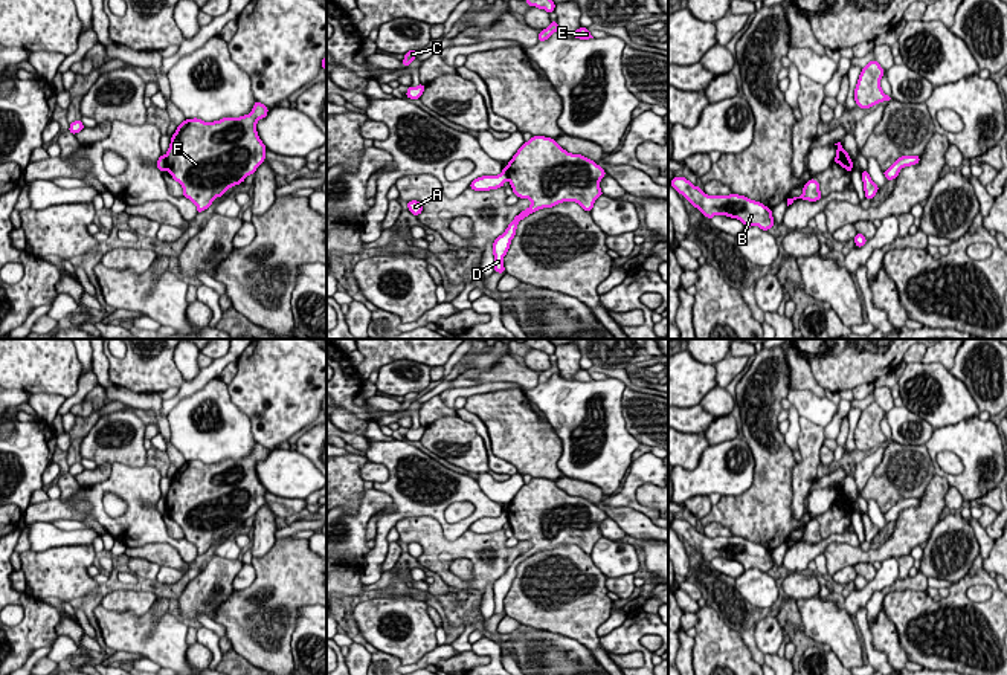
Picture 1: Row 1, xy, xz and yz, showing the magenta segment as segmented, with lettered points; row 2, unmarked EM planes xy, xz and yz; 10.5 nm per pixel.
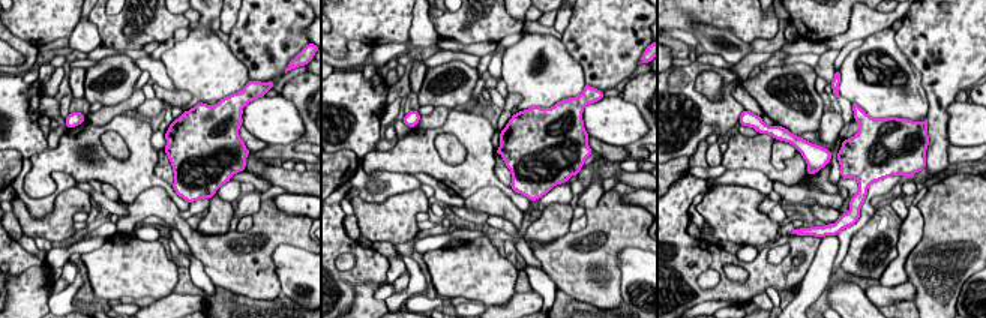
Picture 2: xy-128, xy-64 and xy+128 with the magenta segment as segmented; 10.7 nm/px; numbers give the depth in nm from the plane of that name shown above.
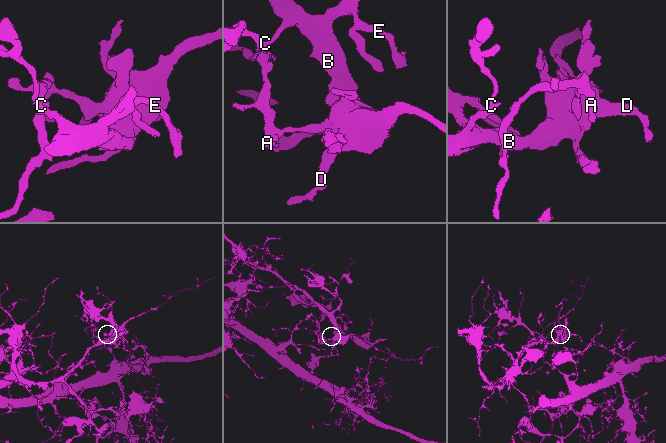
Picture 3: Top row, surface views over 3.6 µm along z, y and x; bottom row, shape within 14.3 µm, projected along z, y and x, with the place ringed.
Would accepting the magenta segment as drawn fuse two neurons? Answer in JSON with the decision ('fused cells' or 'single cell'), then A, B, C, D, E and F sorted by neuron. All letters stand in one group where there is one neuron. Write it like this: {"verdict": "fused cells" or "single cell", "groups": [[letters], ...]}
{"verdict": "fused cells", "groups": [["A"], ["B", "C", "D", "E", "F"]]}

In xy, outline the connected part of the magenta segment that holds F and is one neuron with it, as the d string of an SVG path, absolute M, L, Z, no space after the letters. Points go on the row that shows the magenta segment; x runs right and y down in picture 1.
M255 101L249 115L214 122L194 118L177 127L165 156L166 170L198 214L265 160L267 148L258 136L256 122L267 113L269 108Z

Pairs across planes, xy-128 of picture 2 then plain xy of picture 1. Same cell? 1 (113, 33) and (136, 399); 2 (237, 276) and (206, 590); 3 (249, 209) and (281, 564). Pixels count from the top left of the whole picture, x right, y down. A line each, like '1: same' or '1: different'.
1: different
2: different
3: different

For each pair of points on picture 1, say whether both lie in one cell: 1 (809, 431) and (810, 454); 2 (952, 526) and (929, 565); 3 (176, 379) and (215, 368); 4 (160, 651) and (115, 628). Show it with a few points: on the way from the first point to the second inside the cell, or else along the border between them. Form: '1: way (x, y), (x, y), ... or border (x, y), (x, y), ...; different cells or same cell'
1: way (810, 437), (810, 448); same cell
2: way (951, 536), (946, 555), (940, 561); same cell
3: border (185, 382), (179, 388); different cells
4: way (150, 640), (139, 634), (125, 633); same cell

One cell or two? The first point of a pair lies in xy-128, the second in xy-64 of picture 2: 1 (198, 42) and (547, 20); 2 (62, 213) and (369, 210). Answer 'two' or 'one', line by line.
1: two
2: one

